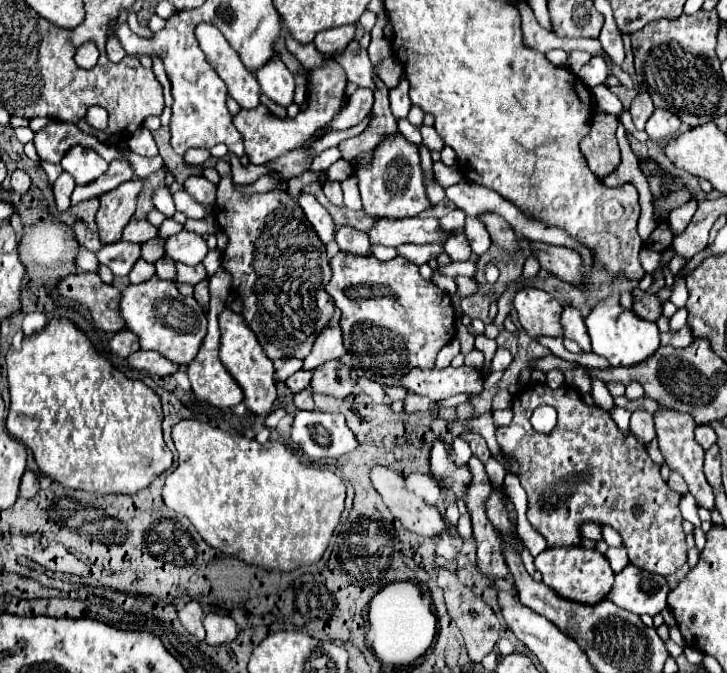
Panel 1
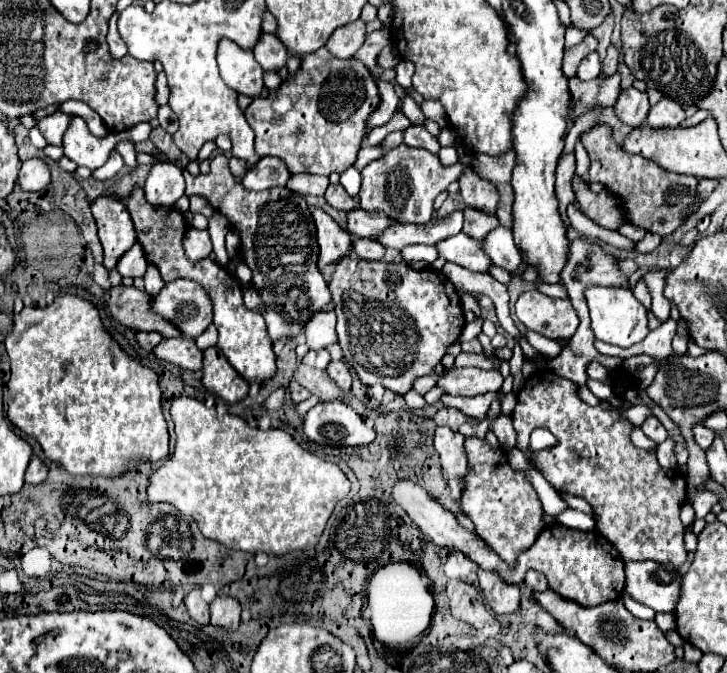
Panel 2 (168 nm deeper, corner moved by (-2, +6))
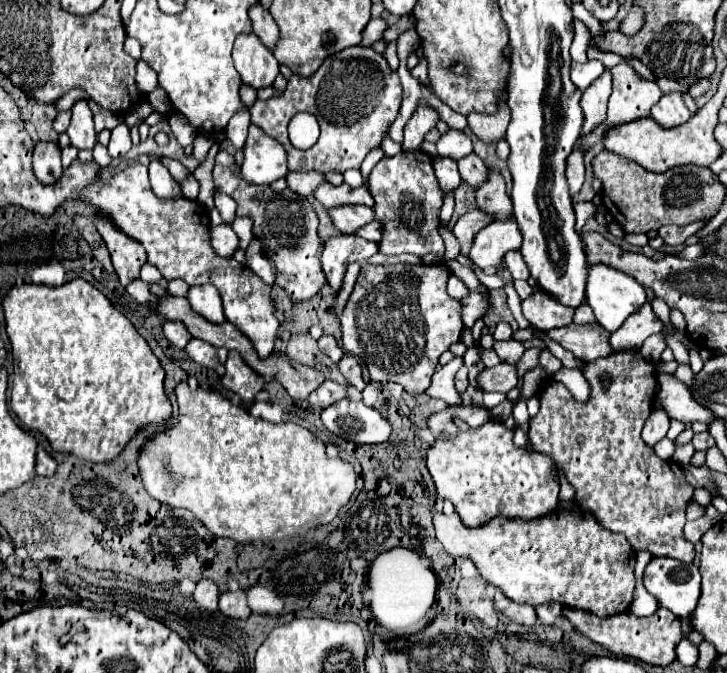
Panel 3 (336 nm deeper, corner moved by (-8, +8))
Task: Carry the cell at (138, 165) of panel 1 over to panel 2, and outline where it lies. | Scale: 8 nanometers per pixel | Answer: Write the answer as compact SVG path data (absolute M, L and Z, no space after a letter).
M56 111L56 113L48 115L48 117L44 117L44 119L38 123L38 127L40 127L44 139L46 139L50 145L62 145L62 137L64 137L70 121L72 121L70 115Z

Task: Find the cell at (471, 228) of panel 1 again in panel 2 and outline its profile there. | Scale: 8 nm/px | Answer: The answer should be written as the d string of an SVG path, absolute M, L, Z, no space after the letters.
M496 227L482 239L484 253L506 271L514 271L520 263L520 251L512 239L512 229Z

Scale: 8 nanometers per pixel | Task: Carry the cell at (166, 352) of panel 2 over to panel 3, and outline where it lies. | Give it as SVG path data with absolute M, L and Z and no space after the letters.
M192 339L186 345L186 353L190 355L190 359L194 359L196 363L214 369L218 365L218 355L216 355L216 347L202 341L202 339Z

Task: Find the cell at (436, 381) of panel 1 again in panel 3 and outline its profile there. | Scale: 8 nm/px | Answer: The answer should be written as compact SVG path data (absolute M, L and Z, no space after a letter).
M500 363L492 369L484 369L478 377L482 391L500 391L508 393L518 385L518 369L510 363Z

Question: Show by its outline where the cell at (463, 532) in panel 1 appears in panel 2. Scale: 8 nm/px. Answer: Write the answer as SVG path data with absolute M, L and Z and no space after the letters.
M436 427L434 447L440 453L442 471L446 479L450 479L450 487L456 487L458 491L464 491L464 477L468 473L464 441L466 437L458 431L454 433L450 427Z

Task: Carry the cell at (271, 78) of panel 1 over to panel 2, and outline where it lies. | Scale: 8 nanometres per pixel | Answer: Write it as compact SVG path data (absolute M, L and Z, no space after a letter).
M264 33L258 41L258 47L254 47L254 59L258 63L262 63L262 69L268 73L268 71L274 71L278 73L282 67L286 67L286 57L288 57L288 51L286 47L282 45L282 41L276 37L276 35L270 35L270 33Z

